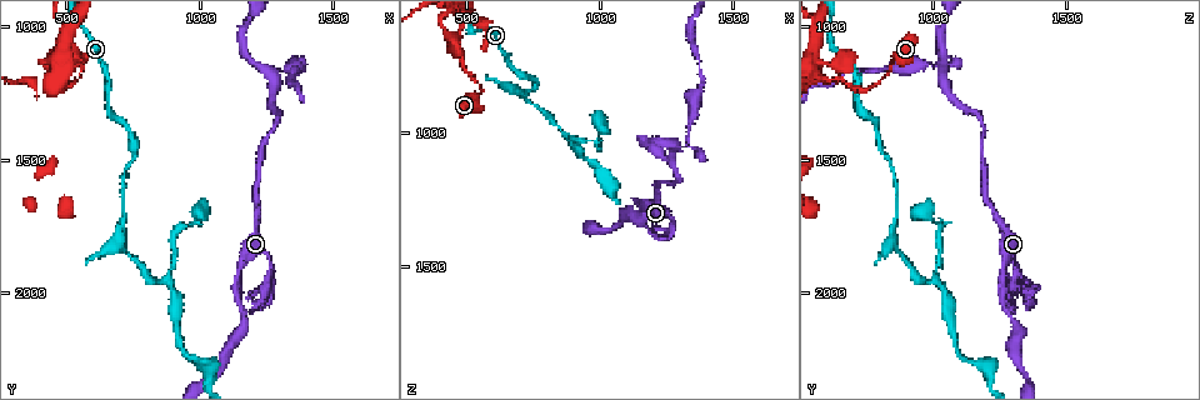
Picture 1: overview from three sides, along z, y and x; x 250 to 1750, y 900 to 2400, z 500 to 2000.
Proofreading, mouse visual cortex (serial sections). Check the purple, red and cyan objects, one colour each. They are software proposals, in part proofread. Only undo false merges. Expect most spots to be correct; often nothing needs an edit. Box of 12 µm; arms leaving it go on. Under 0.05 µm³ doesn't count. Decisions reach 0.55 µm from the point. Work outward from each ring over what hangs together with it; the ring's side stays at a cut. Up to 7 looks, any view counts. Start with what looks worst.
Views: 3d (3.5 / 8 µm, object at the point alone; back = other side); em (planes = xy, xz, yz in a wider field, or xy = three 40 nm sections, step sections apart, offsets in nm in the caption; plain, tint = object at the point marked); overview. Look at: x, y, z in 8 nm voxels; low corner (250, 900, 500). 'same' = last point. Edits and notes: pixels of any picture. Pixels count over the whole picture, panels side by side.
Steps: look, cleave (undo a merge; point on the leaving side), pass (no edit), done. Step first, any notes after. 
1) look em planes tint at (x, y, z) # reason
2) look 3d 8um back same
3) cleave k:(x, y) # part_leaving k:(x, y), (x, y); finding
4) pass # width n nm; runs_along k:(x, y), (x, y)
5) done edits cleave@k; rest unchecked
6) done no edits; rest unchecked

look 3d 3.5um at (1280, 1190, 1030) # narrows sharply

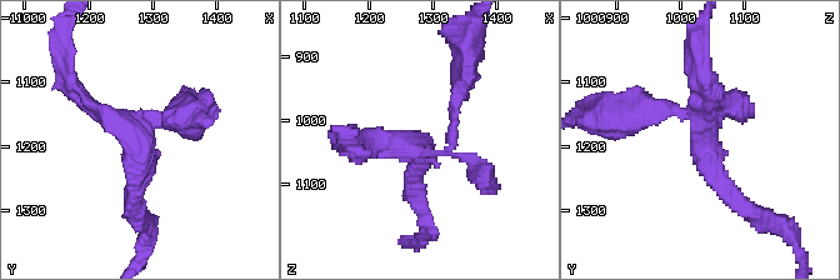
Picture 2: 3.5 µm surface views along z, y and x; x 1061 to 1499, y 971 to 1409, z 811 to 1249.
look em xy step 3 tint at (1280, 1180, 1040) # now the EM

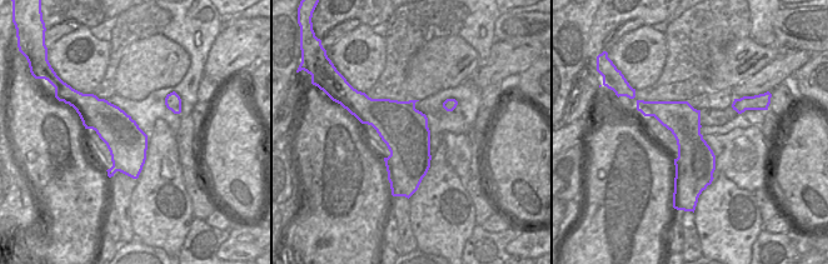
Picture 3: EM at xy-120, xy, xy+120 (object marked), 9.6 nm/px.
pass # runs_along 2:(746, 205), (710, 168), (708, 114), (663, 109); continuous, no second cell

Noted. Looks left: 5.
look 3d 3.5um at (470, 1200, 650)

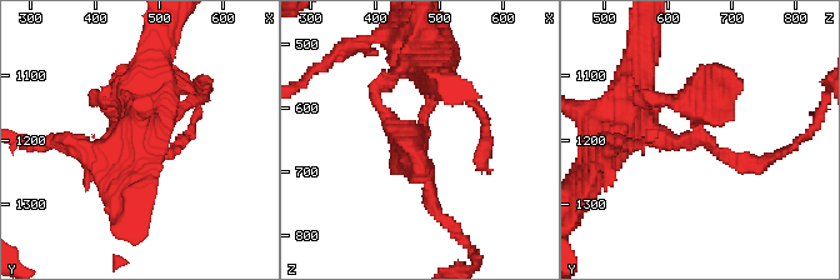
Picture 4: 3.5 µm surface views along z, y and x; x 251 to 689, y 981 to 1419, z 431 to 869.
look em xy step 5 tint at (475, 1200, 655)

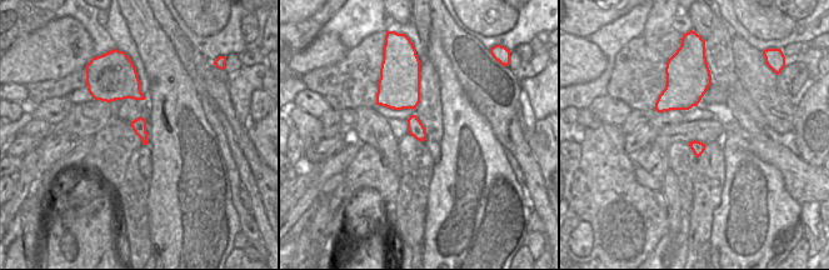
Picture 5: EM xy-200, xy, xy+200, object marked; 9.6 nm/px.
pass # runs_along 4:(438, 211), (423, 164), (423, 70); all the same cell

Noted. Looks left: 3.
look 3d 8um at (700, 1780, 850) # branch point

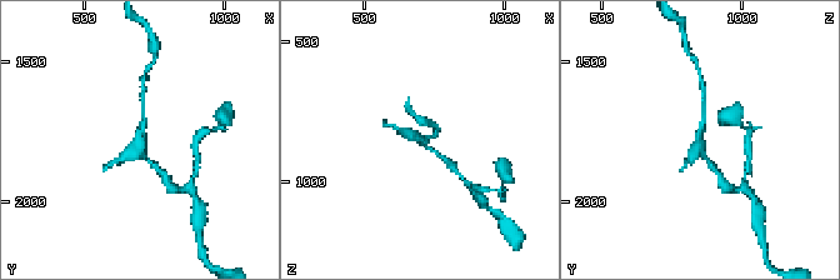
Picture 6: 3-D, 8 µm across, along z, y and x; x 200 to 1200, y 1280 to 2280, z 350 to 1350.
look em xy step 1 tint at (710, 1790, 850)

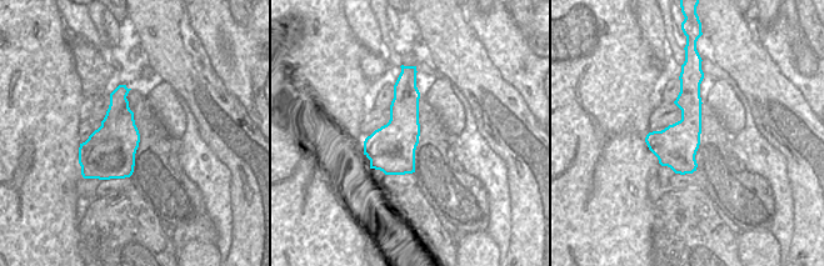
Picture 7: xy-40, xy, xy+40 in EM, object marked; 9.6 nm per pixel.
pass # width 460 nm; runs_along 6:(144, 105), (140, 151), (159, 168); continuous, no second cell

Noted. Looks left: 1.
done no edits; rest unchecked

